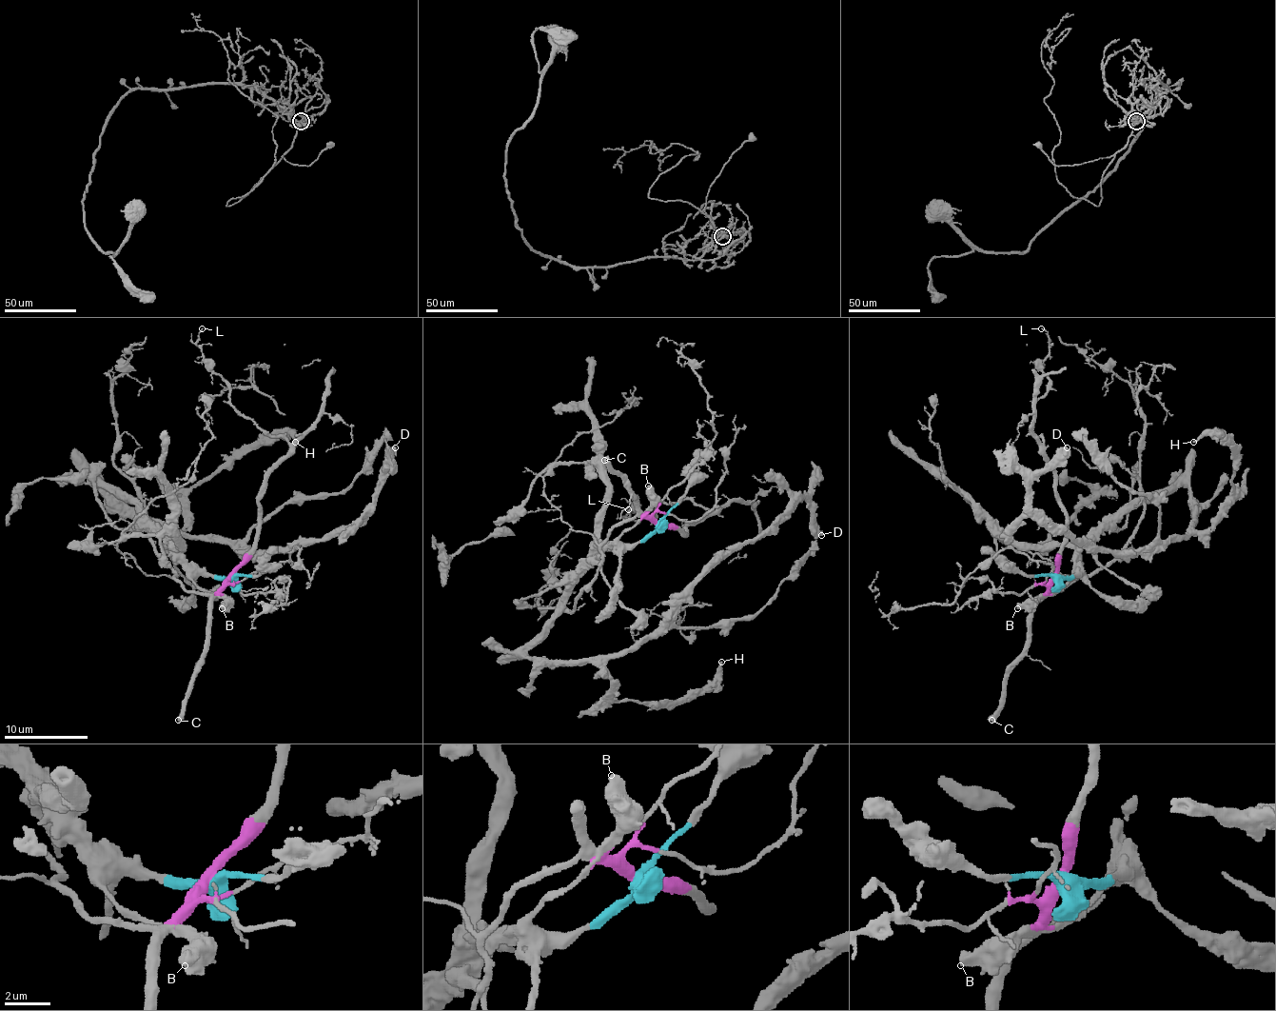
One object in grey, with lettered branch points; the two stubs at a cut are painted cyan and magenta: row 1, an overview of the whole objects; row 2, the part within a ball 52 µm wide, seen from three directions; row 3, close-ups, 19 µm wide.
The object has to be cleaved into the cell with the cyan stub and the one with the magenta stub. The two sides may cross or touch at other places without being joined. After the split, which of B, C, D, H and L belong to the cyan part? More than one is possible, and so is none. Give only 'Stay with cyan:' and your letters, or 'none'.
Stay with cyan: D, H

